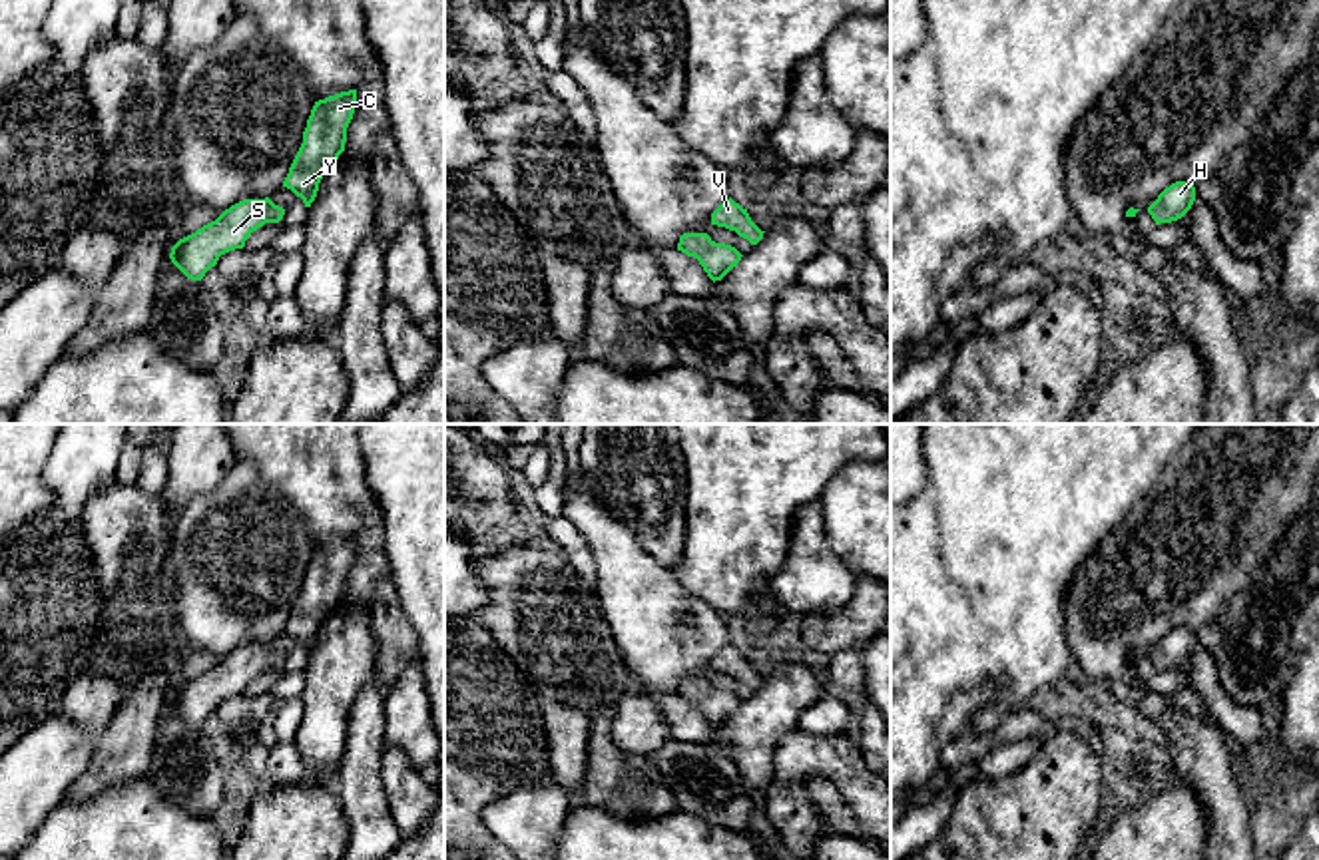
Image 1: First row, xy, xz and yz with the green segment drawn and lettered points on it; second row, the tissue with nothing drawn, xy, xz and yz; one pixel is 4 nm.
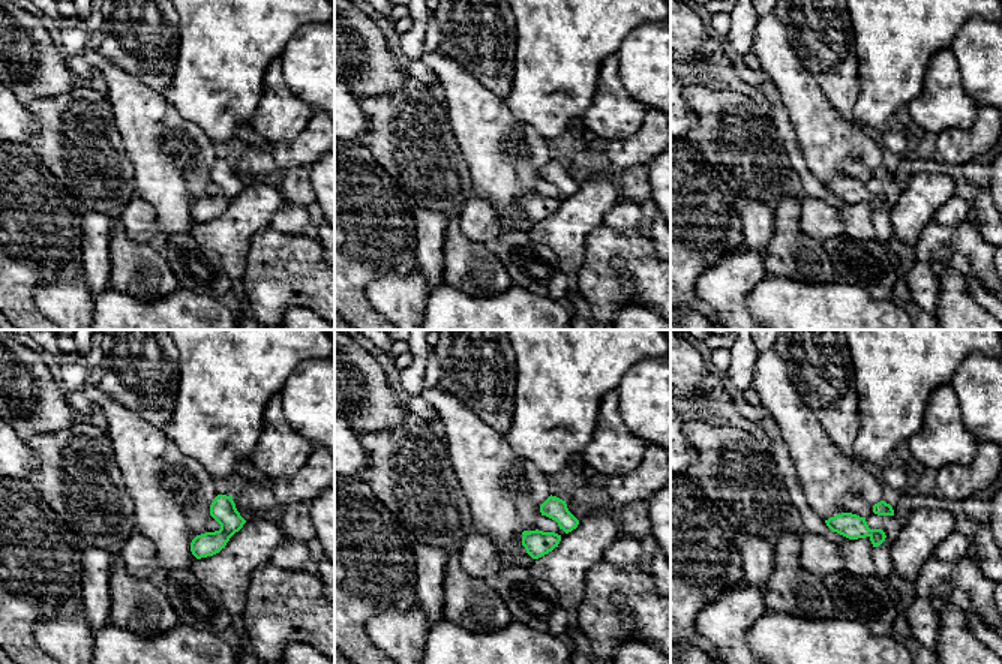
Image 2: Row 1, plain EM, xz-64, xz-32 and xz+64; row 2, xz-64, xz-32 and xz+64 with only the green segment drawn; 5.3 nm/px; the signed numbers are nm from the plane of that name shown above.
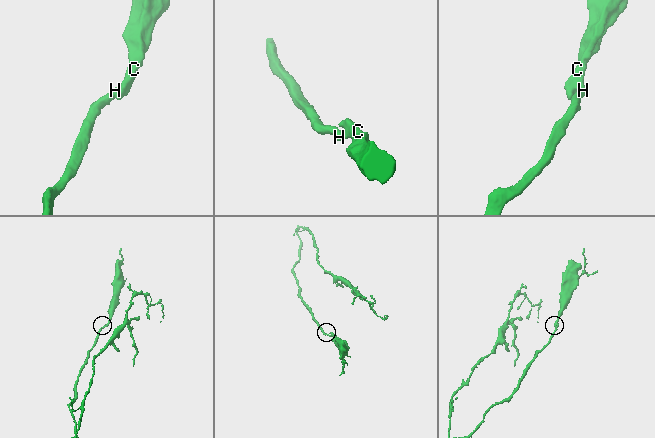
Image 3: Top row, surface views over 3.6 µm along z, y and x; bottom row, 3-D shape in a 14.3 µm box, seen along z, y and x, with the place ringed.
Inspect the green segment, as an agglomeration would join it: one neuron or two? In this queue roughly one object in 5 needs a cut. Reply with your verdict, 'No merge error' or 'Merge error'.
No merge error

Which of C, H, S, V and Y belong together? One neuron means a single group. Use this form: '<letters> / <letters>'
C H S V Y

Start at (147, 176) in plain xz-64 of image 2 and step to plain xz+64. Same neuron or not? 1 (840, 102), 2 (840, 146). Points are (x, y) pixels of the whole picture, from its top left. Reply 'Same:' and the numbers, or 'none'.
Same: 2

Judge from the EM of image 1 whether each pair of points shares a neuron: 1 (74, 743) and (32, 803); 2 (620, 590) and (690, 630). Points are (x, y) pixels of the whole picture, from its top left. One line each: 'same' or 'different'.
1: same
2: same

